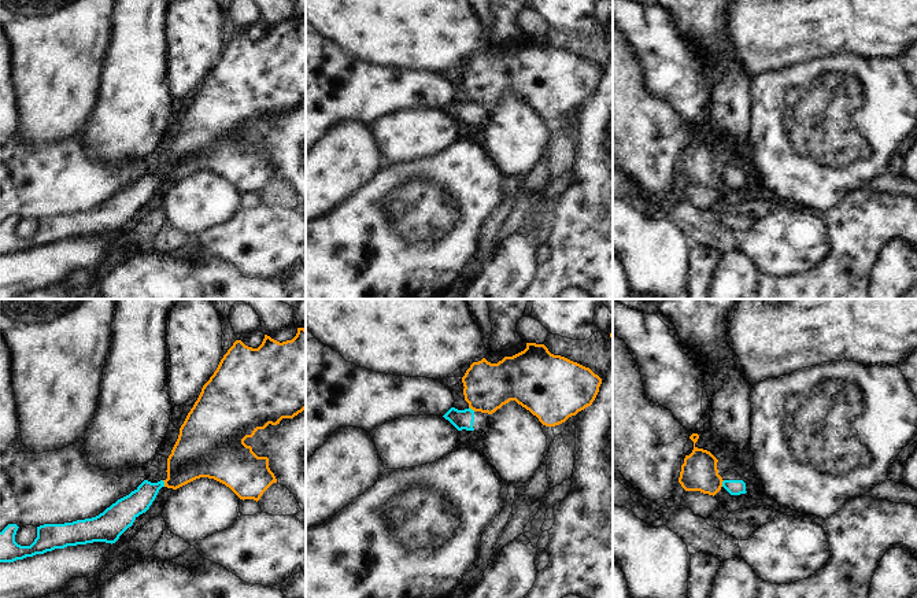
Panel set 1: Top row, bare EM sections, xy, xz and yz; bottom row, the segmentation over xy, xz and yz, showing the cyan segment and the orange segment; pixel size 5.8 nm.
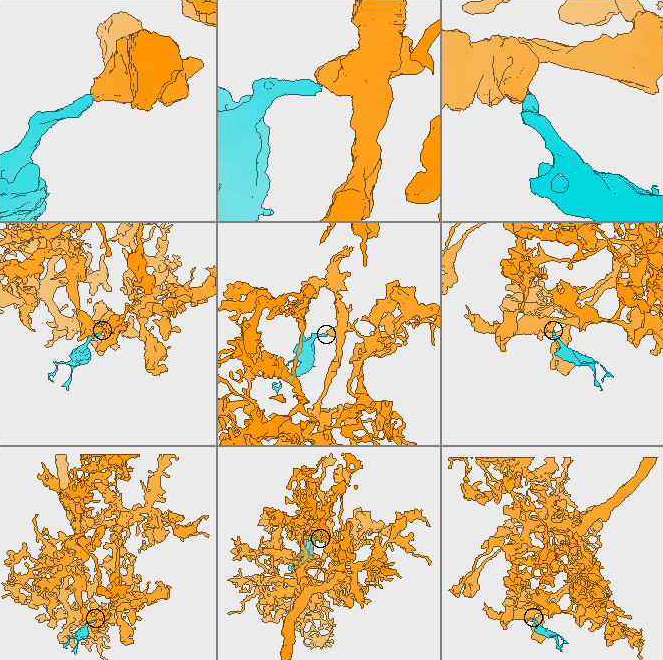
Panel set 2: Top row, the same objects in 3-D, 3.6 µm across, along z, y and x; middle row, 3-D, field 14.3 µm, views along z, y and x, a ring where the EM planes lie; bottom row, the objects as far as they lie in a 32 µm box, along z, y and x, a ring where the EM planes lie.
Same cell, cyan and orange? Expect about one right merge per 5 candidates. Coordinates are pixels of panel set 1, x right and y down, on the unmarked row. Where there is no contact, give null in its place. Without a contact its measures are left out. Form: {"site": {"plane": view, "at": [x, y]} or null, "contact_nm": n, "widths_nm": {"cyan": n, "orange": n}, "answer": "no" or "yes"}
{"site": {"plane": "xy", "at": [163, 176]}, "contact_nm": 40, "widths_nm": {"cyan": 140, "orange": 280}, "answer": "no"}

